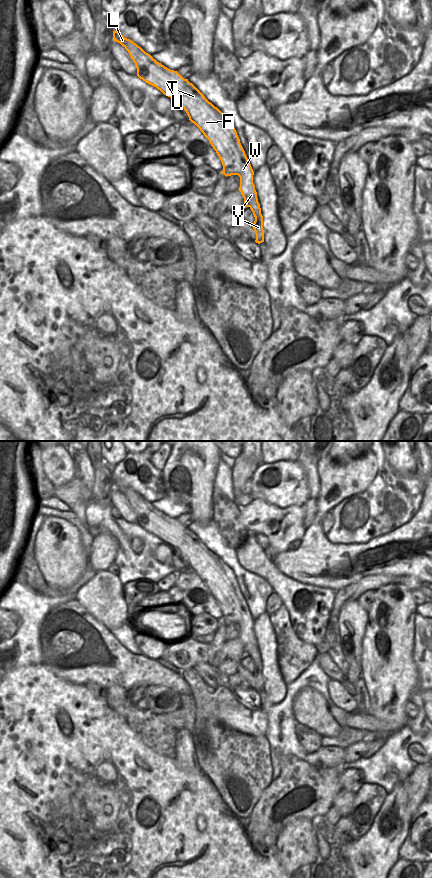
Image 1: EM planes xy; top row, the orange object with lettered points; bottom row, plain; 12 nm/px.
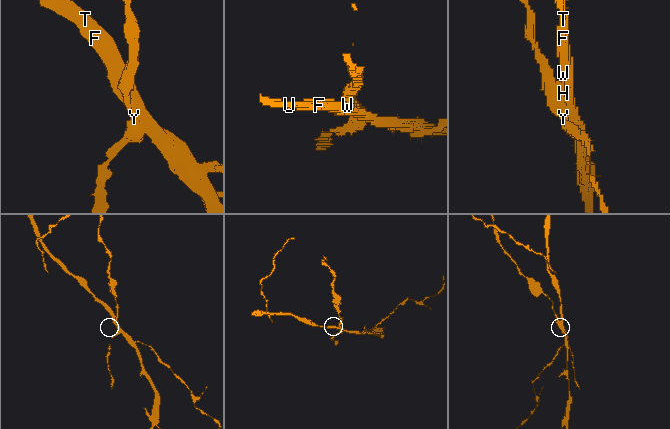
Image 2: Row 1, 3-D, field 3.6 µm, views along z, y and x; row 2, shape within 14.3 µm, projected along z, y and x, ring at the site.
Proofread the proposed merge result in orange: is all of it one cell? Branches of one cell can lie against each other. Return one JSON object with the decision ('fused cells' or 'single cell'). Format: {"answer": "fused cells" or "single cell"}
{"answer": "fused cells"}

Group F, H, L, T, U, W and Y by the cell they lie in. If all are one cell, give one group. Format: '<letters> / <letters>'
F H L T U W / Y

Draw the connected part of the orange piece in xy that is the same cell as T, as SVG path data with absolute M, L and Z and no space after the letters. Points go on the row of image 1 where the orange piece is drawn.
M113 31L113 40L120 43L136 65L137 76L156 87L164 95L178 101L219 156L226 177L238 175L244 204L251 207L258 201L253 183L254 171L240 143L232 122L192 84L177 71L157 62L140 46Z

